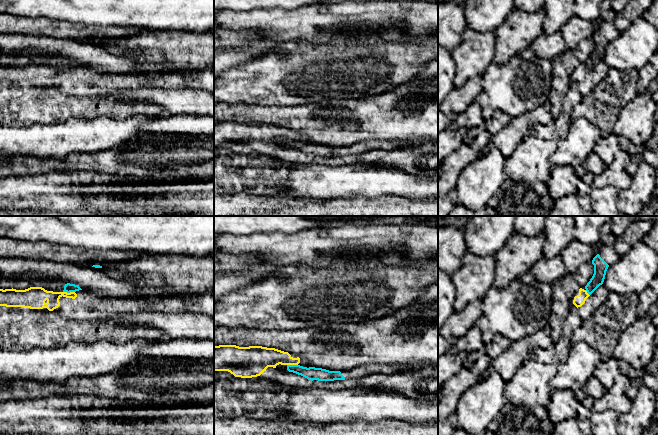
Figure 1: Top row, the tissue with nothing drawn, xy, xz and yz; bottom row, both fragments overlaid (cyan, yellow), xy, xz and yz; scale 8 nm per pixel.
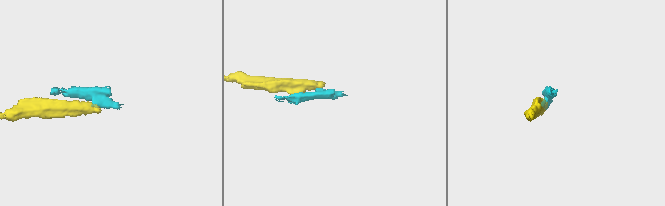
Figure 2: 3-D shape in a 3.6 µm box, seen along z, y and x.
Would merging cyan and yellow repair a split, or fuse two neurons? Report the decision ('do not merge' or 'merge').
do not merge

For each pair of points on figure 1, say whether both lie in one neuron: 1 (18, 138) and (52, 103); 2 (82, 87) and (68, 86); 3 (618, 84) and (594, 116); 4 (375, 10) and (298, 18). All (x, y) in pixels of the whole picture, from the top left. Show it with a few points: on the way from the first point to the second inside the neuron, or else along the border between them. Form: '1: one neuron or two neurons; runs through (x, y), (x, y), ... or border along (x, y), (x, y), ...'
1: two neurons; border along (56, 123), (31, 123), (10, 127)
2: one neuron; runs through (79, 87), (71, 86)
3: one neuron; runs through (610, 92), (594, 108)
4: one neuron; runs through (356, 14), (346, 14), (342, 18), (317, 18)

